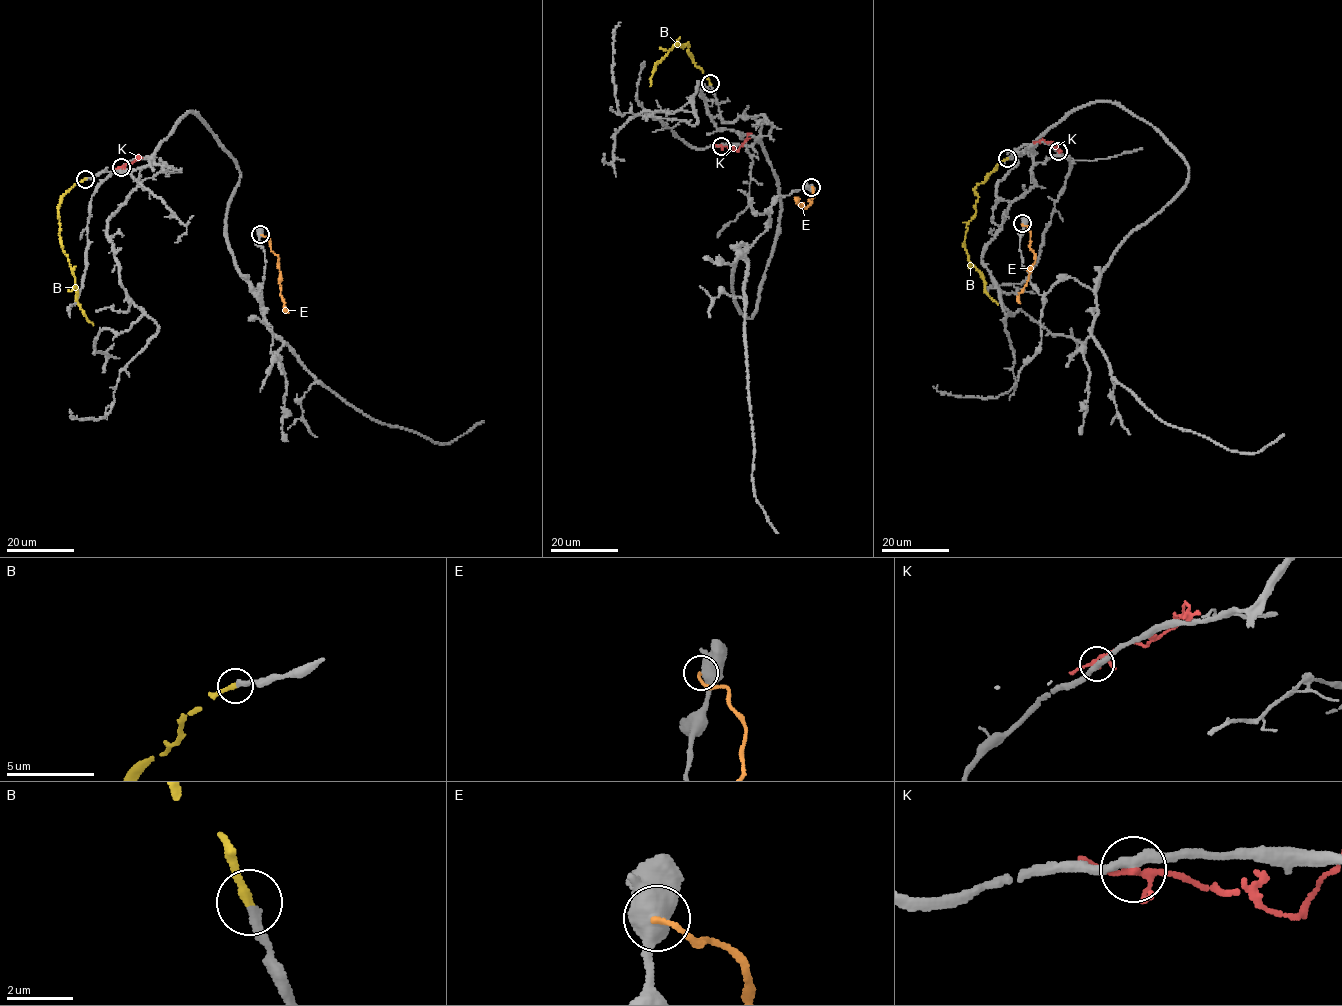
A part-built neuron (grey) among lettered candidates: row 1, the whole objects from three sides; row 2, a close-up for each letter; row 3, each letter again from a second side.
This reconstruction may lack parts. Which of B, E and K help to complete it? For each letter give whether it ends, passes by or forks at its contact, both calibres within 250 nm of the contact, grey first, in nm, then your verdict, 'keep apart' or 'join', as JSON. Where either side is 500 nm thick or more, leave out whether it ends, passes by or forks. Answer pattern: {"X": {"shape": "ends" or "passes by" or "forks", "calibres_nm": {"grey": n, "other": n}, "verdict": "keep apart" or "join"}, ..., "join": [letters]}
{"B": {"shape": "ends", "calibres_nm": {"grey": 280, "other": 240}, "verdict": "join"}, "E": {"calibres_nm": {"grey": 550, "other": 150}, "verdict": "keep apart"}, "K": {"shape": "forks", "calibres_nm": {"grey": 300, "other": 200}, "verdict": "keep apart"}, "join": ["B"]}

